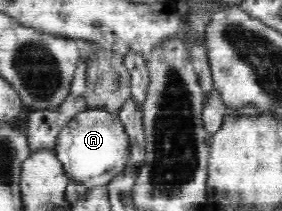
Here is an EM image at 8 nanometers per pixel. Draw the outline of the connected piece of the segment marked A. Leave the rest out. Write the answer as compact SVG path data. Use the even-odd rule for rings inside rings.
M91 108L83 110L82 113L69 121L69 124L59 133L55 147L57 158L70 178L70 182L83 184L88 189L107 186L117 175L120 175L129 161L130 150L129 135L125 132L118 115L110 113L109 110Z

